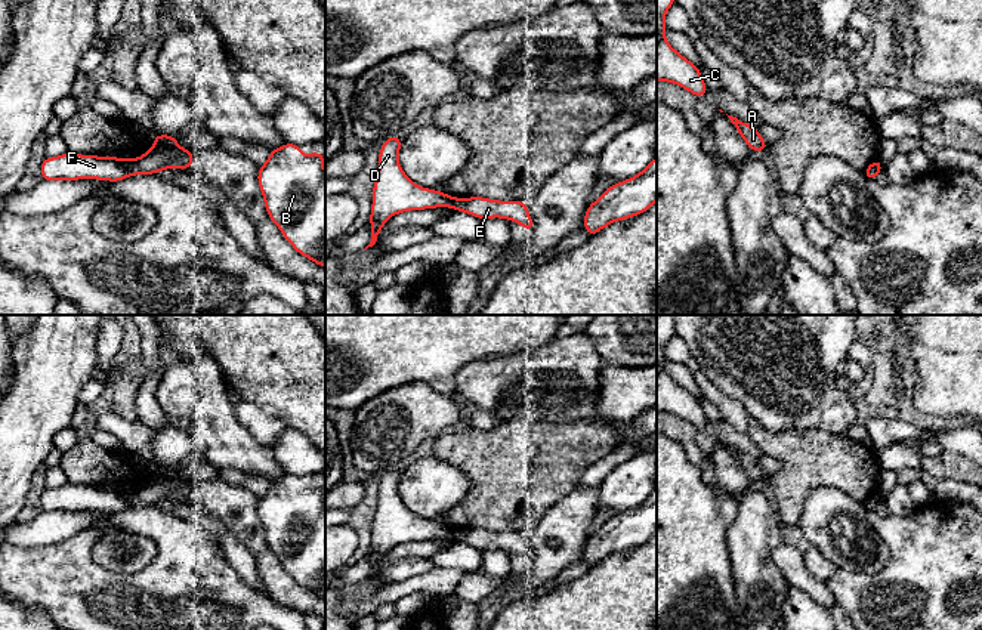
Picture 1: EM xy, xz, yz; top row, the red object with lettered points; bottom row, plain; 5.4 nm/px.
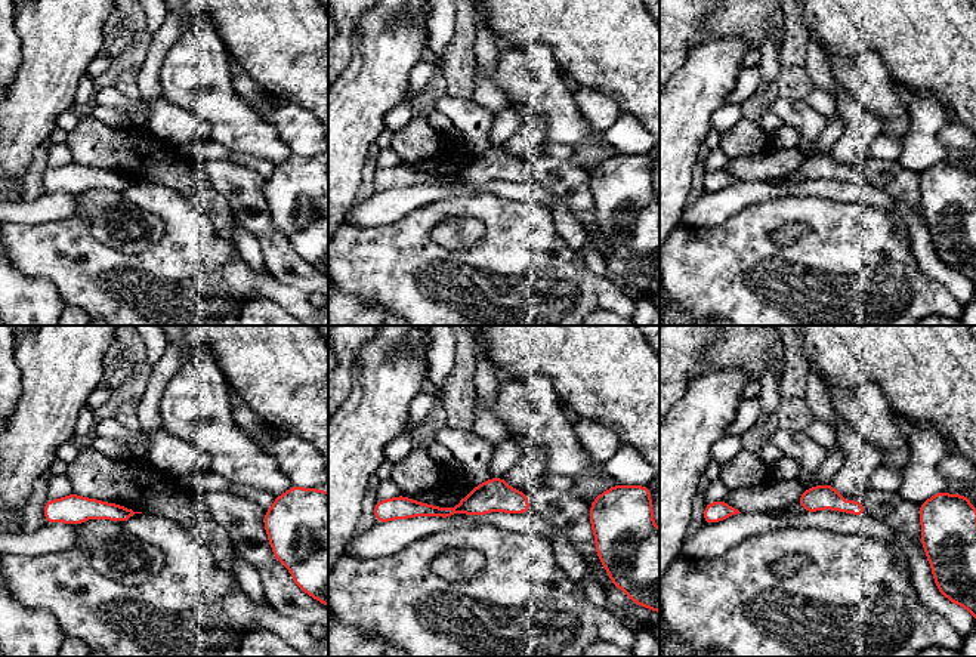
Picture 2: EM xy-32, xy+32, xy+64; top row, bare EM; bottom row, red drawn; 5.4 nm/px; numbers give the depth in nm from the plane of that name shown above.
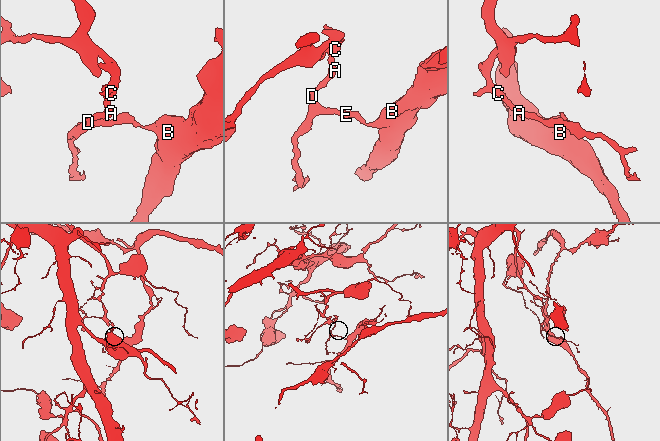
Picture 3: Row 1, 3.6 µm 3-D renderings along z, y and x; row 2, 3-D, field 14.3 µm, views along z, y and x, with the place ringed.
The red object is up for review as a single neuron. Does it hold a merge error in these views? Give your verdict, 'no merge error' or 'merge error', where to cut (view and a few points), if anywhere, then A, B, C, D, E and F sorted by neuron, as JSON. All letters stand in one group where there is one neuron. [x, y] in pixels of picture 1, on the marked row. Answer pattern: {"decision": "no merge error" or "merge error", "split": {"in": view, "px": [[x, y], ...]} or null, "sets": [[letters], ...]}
{"decision": "merge error", "split": {"in": "xy", "px": [[122, 160], [122, 164], [132, 175]]}, "sets": [["A", "C", "D", "F"], ["B", "E"]]}

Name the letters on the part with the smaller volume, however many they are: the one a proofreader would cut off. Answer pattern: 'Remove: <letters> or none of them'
Remove: B, E

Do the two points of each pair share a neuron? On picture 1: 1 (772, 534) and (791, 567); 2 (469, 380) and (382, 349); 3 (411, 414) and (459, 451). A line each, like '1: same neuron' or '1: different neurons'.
1: different neurons
2: different neurons
3: different neurons

